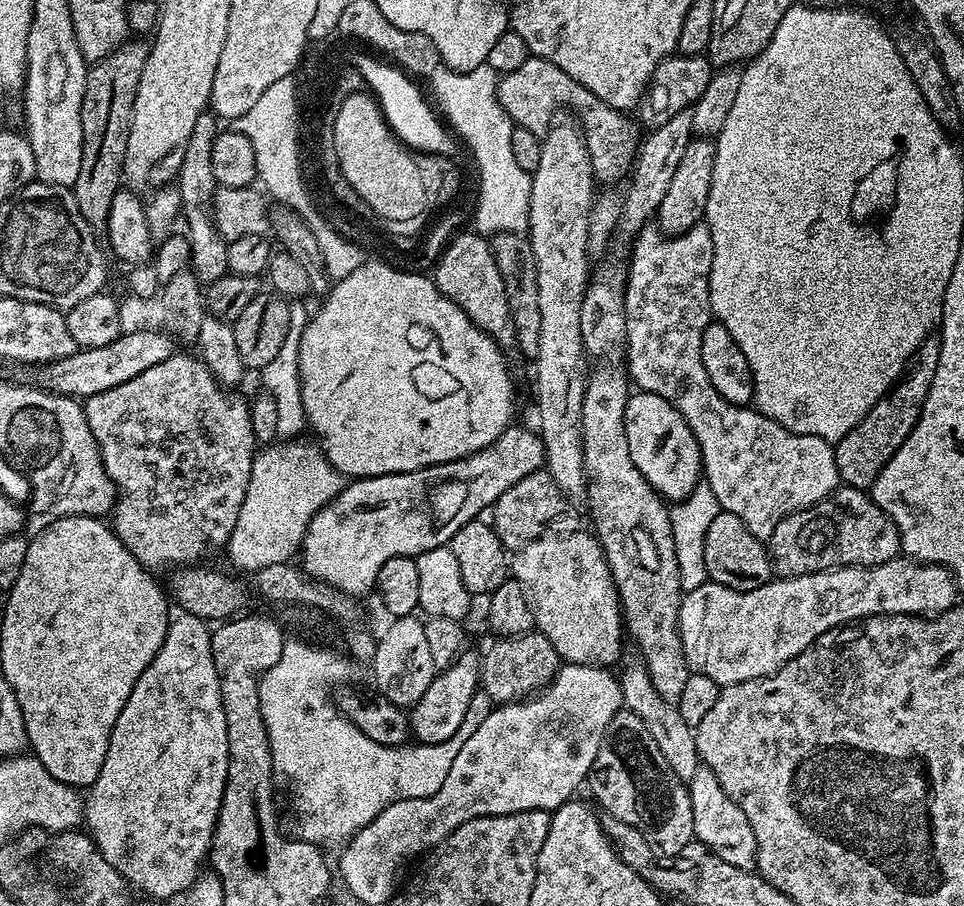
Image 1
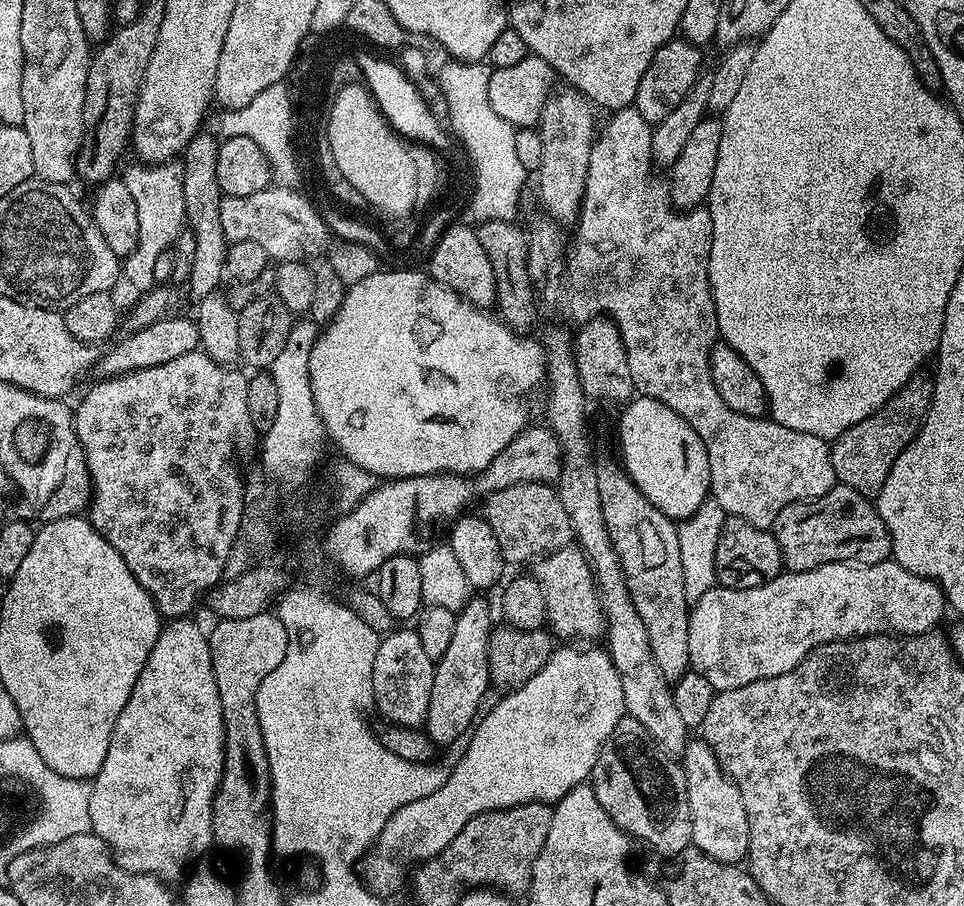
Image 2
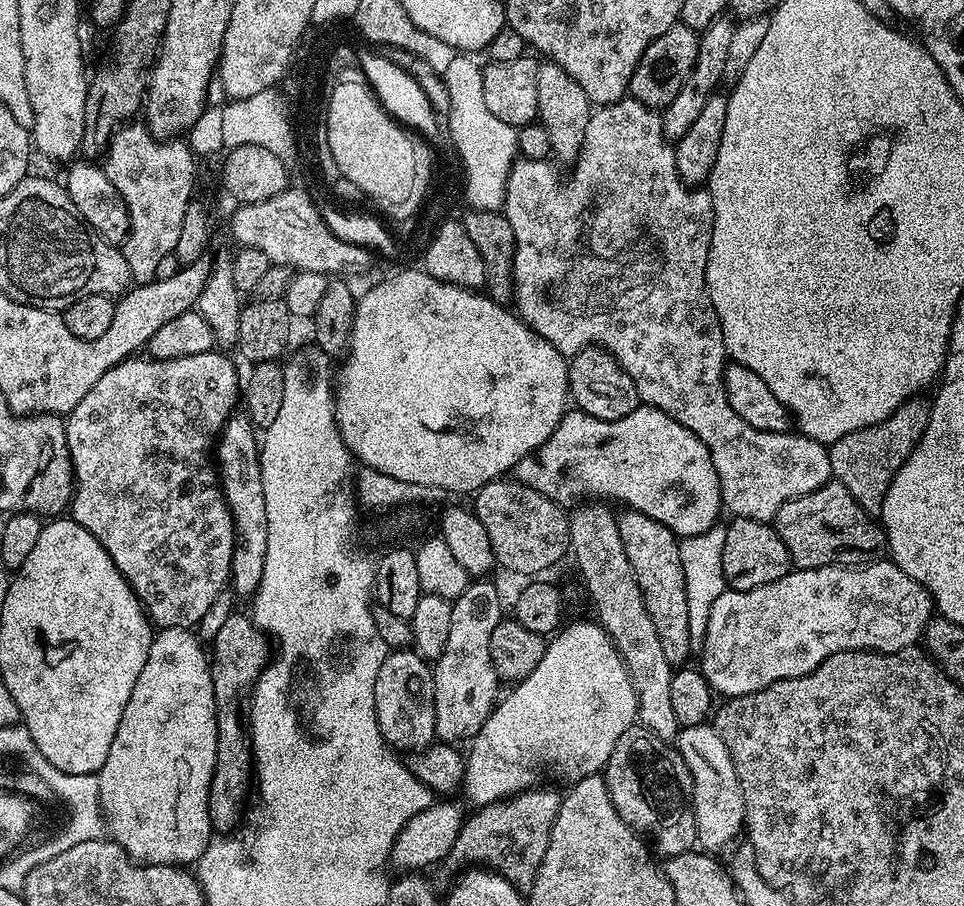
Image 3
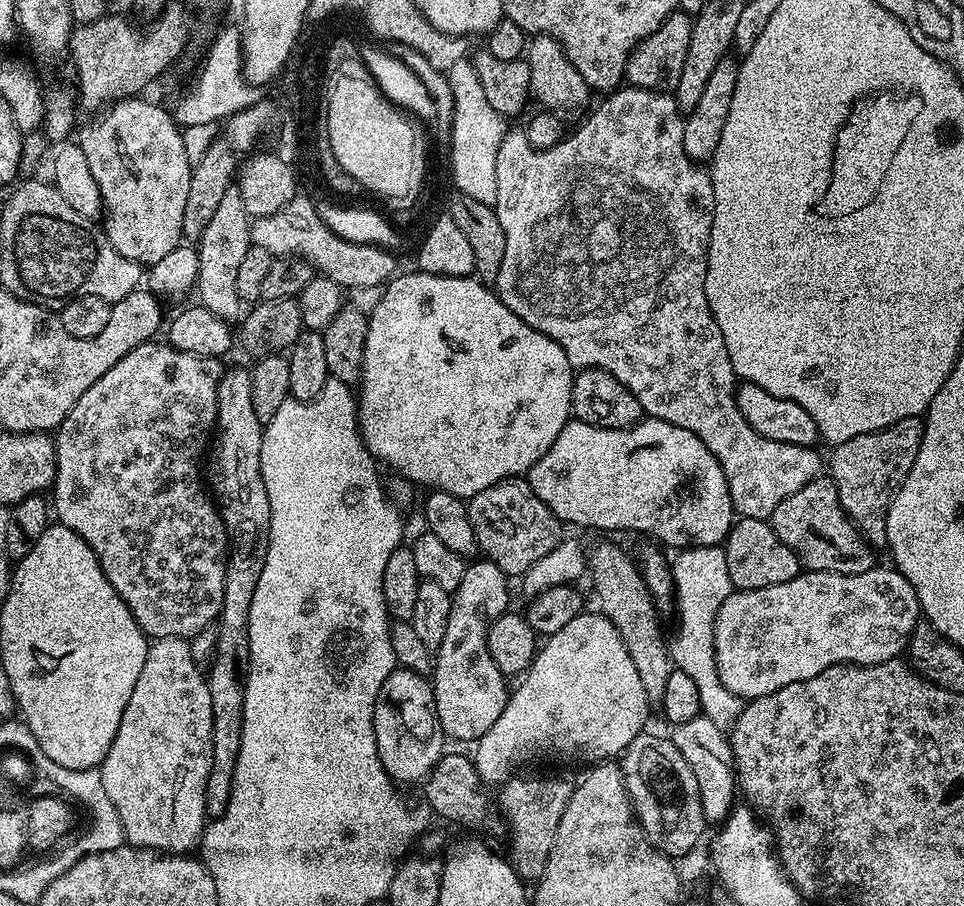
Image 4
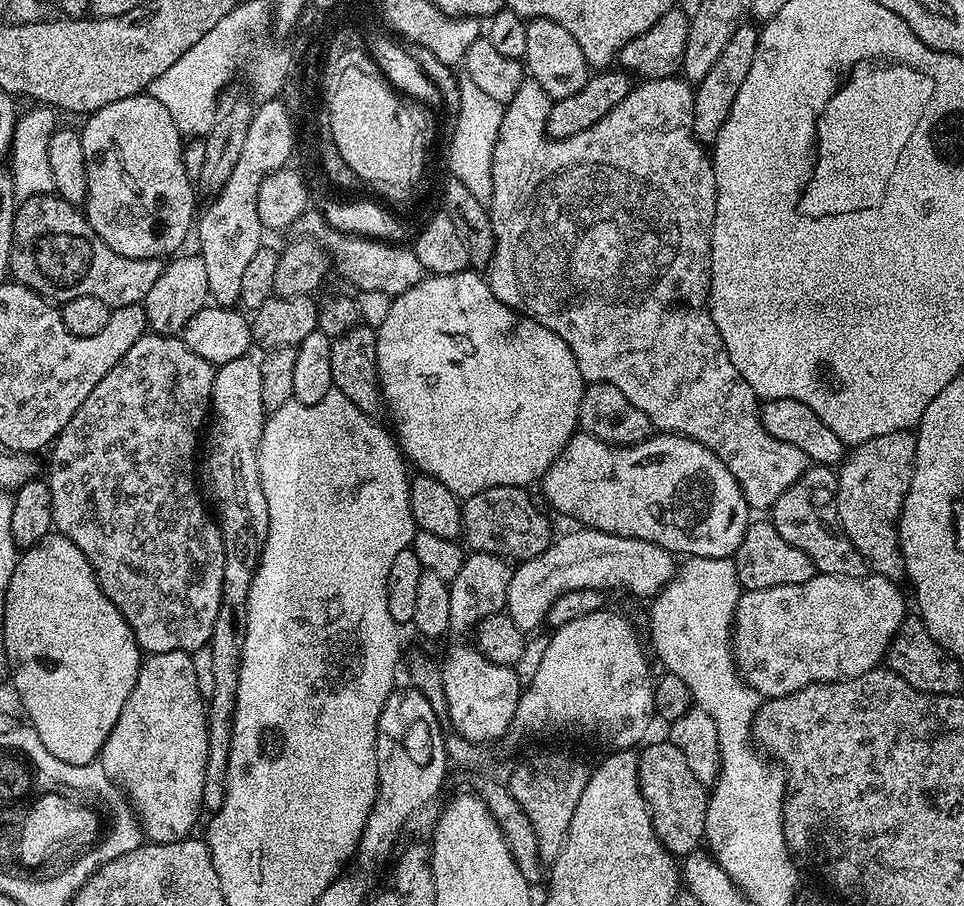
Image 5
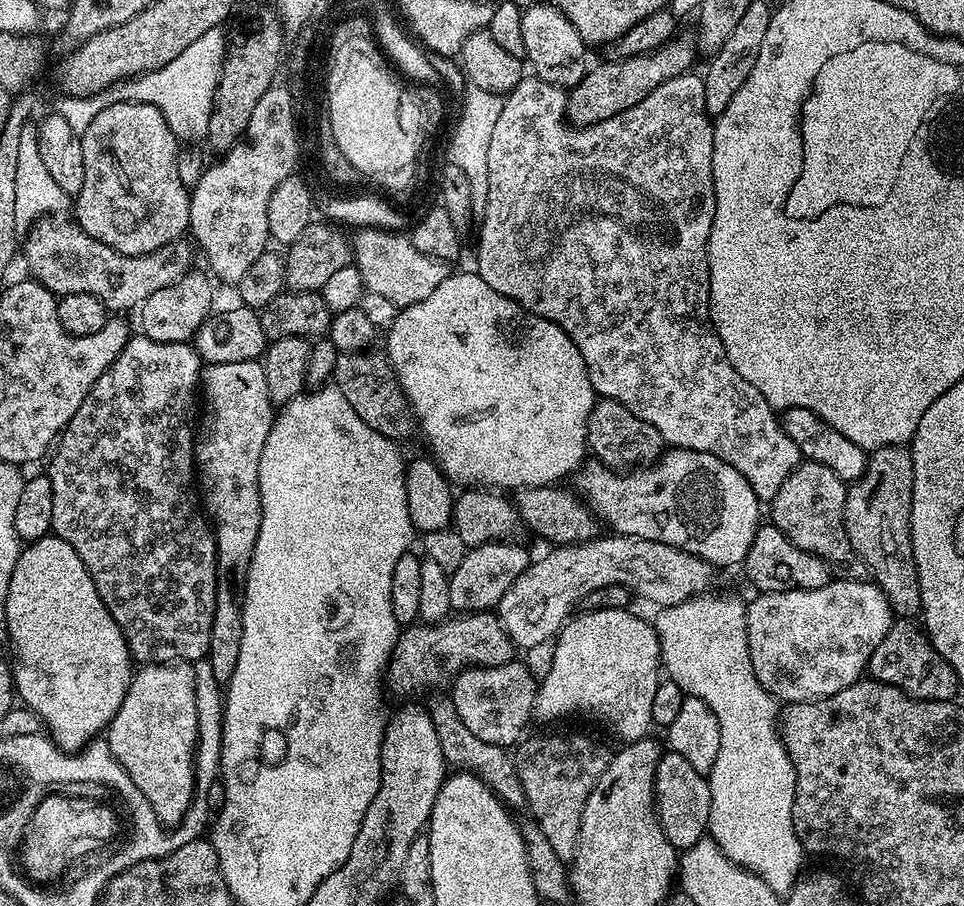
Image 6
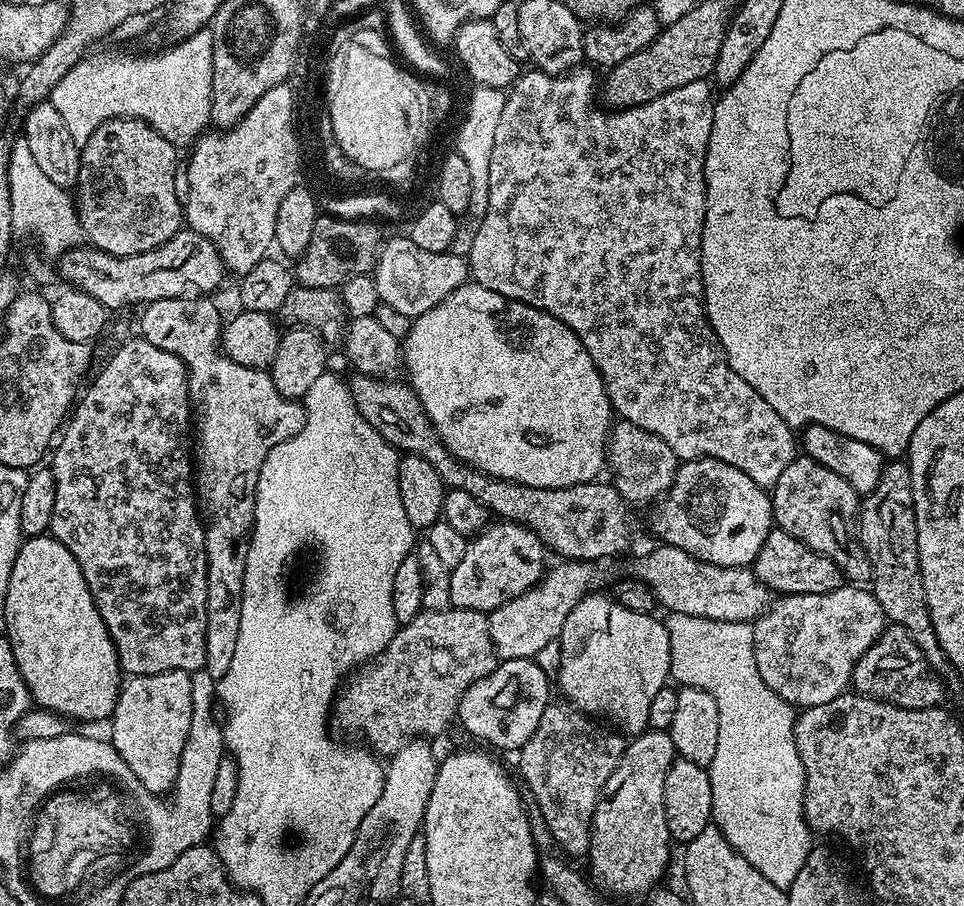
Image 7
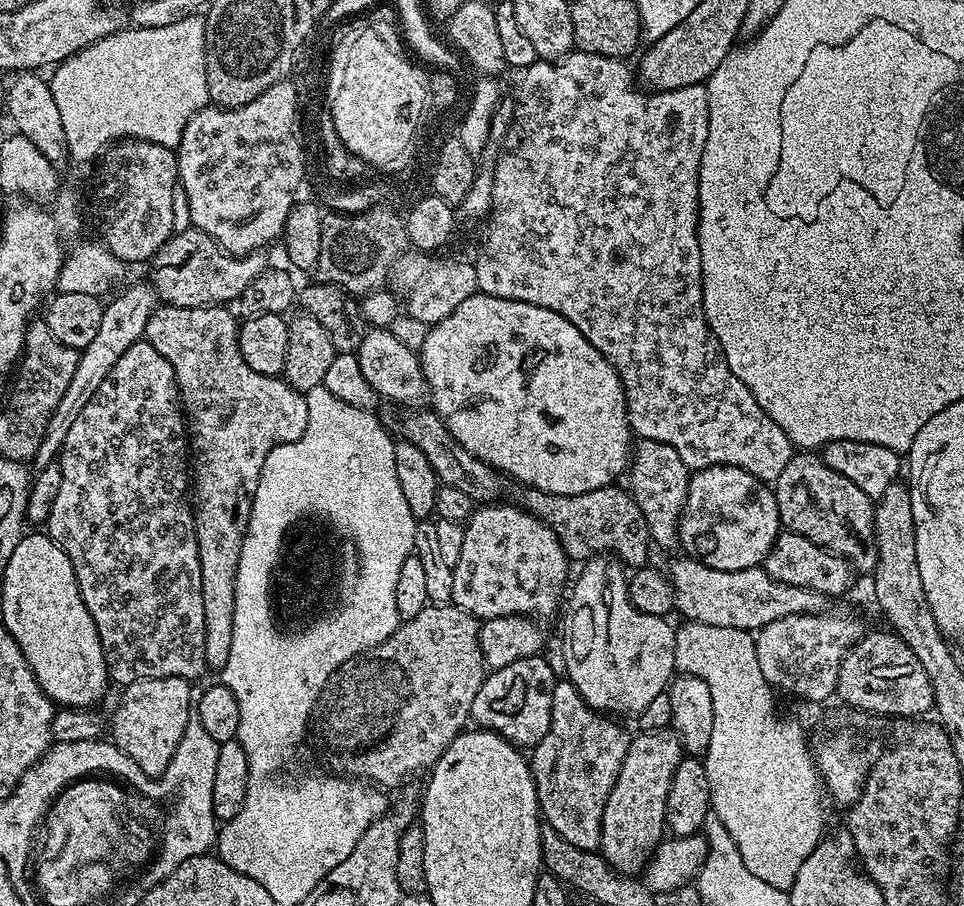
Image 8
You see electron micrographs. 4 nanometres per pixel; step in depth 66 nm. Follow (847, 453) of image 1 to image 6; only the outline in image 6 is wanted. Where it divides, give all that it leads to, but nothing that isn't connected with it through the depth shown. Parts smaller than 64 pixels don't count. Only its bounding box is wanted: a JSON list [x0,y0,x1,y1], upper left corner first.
[844,444,920,618]

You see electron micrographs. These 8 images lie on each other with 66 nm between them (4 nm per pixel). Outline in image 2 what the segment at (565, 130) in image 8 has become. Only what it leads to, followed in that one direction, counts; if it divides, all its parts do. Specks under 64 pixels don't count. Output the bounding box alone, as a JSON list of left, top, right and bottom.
[528,106,838,529]

